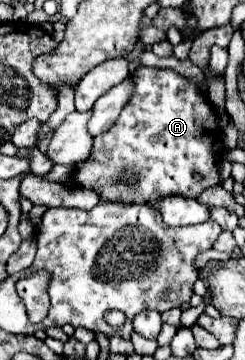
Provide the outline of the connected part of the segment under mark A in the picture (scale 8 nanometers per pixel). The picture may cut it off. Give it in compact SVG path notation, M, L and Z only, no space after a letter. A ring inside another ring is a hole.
M139 65L133 73L131 73L131 81L133 81L133 95L131 99L125 103L119 119L115 121L115 125L97 135L93 139L93 149L91 149L91 155L89 159L81 161L75 165L73 173L71 173L71 183L77 187L77 189L91 189L91 191L97 191L99 199L101 201L115 201L115 203L127 203L127 205L157 205L161 199L165 197L187 197L187 199L197 199L201 195L201 191L205 191L207 187L213 187L219 183L219 157L221 157L221 149L225 149L225 143L223 143L223 129L219 127L219 117L217 117L217 111L213 107L213 103L209 101L209 97L193 83L189 81L187 77L183 75L177 75L173 69L161 69L161 67L147 67L147 65ZM193 173L201 173L203 175L203 181L195 181L193 179Z

